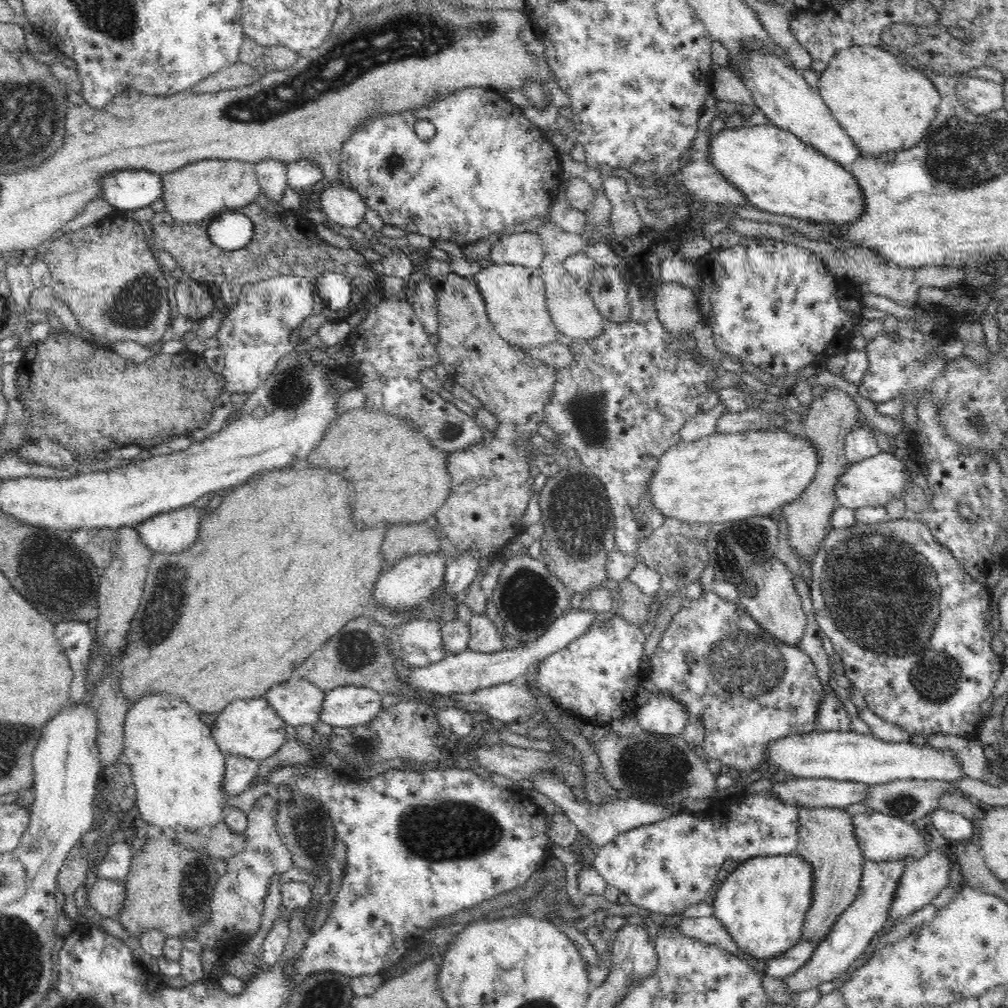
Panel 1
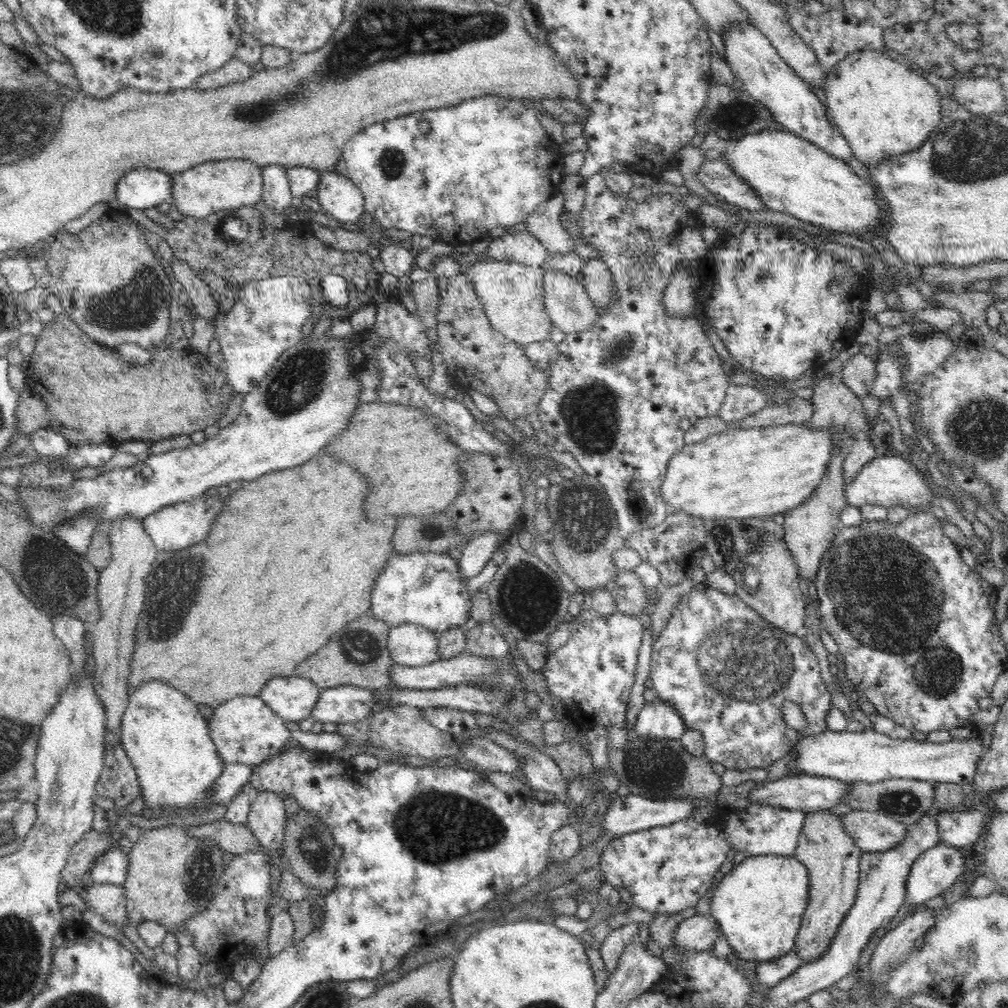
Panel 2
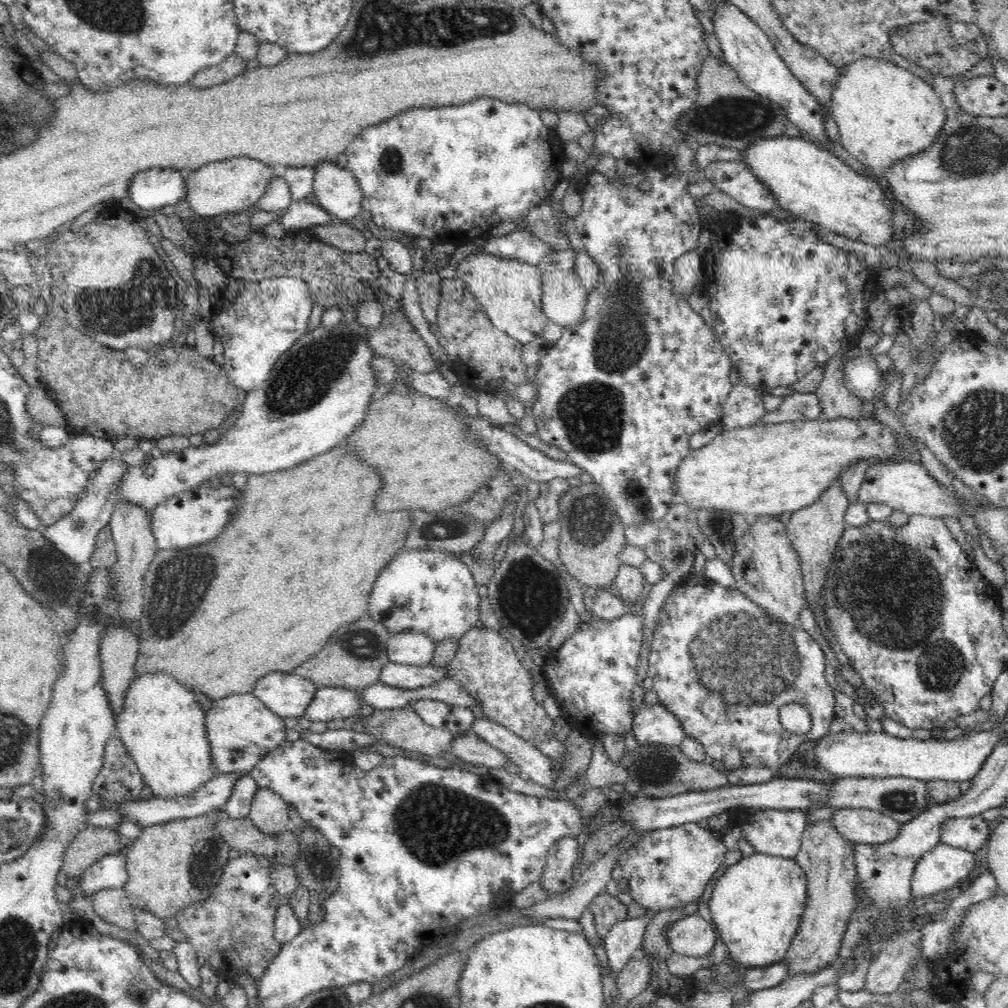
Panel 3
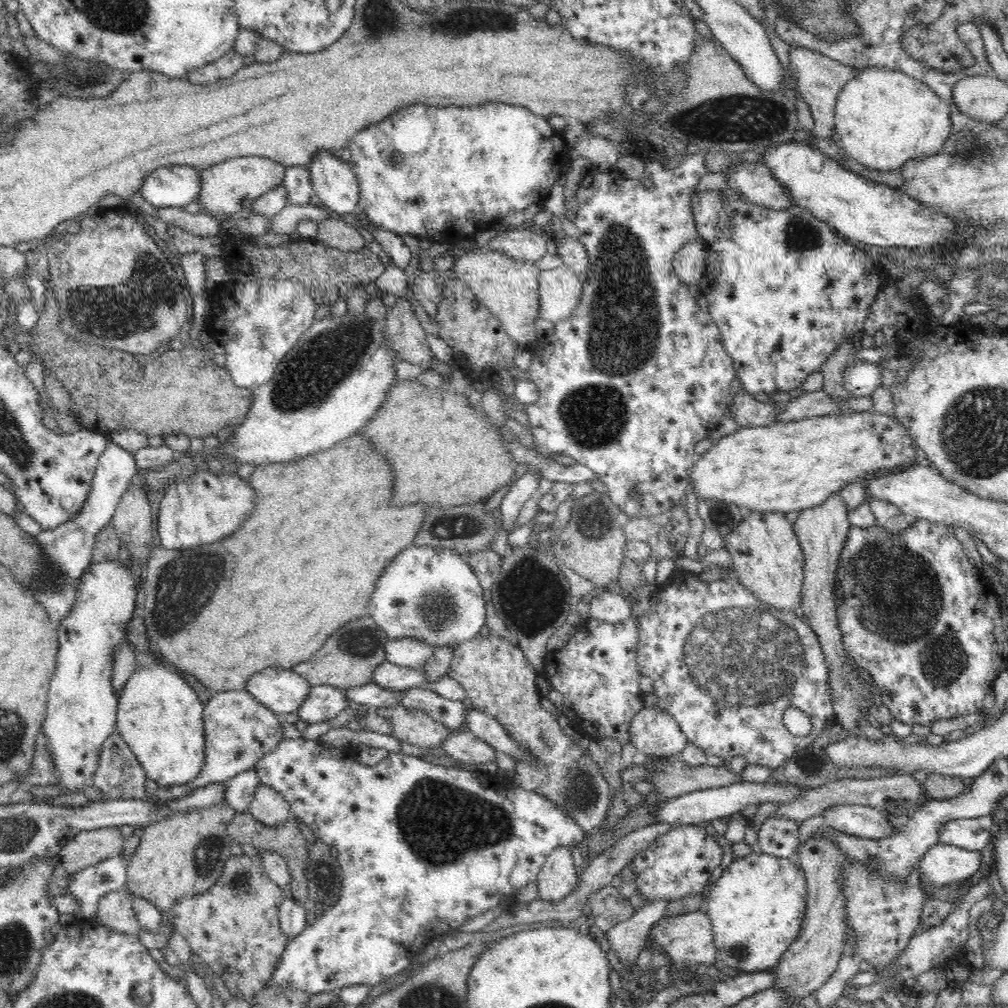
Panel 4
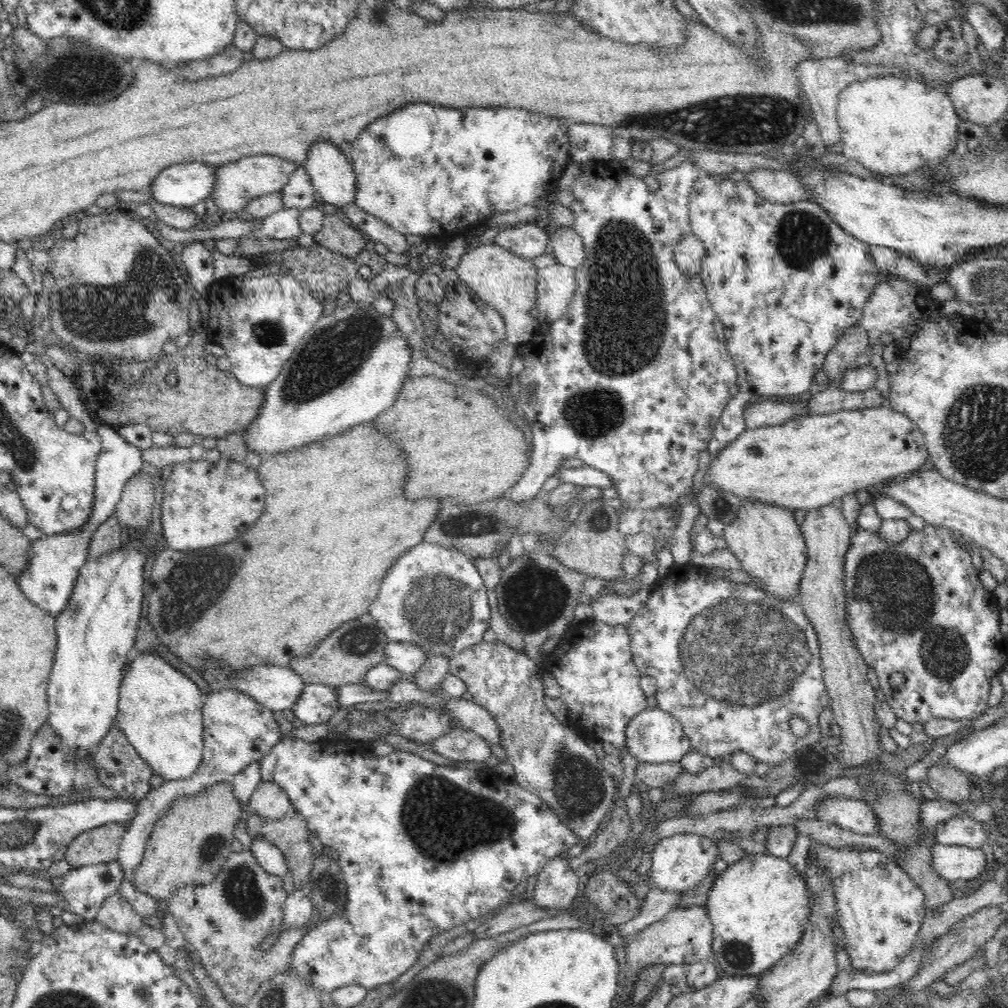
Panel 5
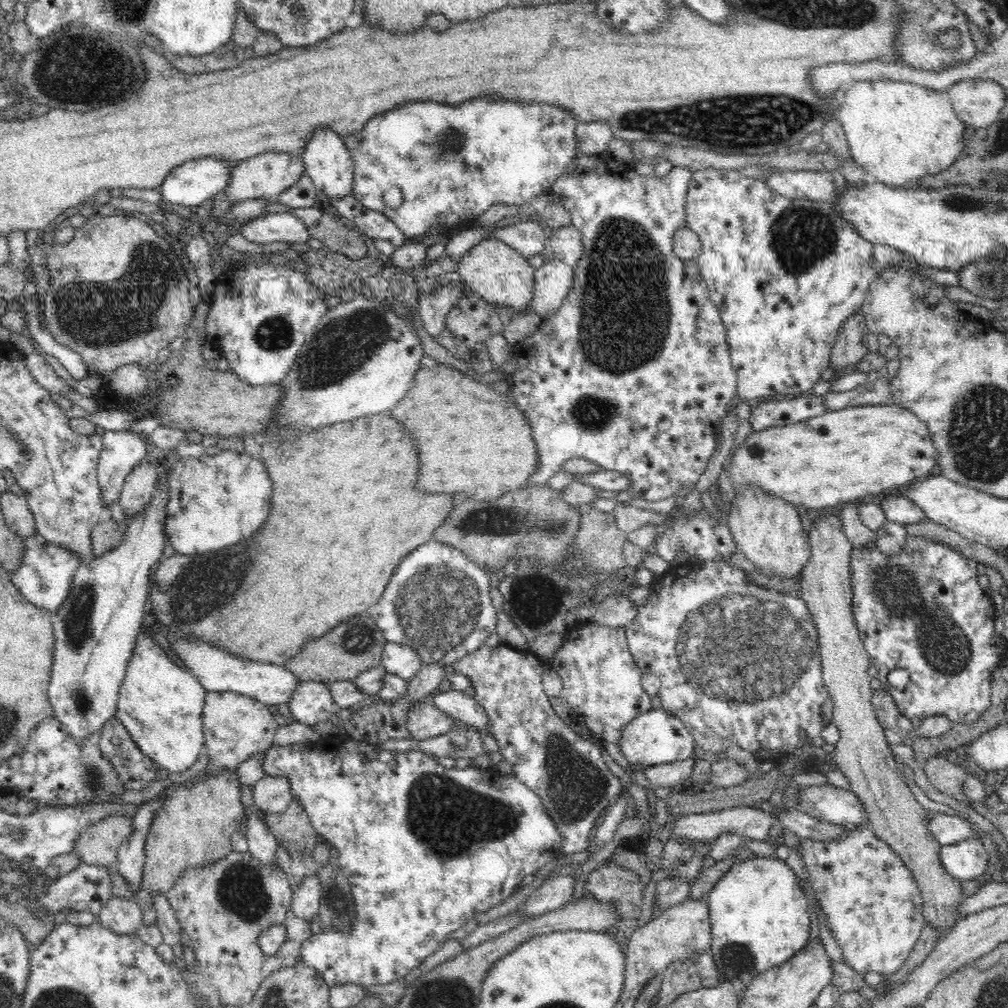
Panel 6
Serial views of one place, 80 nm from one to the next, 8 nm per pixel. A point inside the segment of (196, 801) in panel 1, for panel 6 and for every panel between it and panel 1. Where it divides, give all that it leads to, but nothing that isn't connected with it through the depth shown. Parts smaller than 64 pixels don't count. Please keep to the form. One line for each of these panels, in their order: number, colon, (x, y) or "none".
2: (168, 741)
3: (162, 726)
4: (160, 717)
5: (160, 712)
6: (160, 704)

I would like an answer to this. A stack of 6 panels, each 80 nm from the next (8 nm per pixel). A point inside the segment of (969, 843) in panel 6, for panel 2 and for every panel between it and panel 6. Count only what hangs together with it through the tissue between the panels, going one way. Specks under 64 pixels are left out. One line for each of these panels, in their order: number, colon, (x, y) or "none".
2: (937, 868)
3: (941, 868)
4: (942, 864)
5: (953, 863)

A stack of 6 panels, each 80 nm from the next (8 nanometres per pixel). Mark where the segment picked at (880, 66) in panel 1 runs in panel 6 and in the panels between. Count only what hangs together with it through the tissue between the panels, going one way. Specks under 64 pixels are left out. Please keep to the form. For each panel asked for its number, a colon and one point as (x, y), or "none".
2: (884, 108)
3: (883, 112)
4: (884, 117)
5: (894, 125)
6: (900, 132)

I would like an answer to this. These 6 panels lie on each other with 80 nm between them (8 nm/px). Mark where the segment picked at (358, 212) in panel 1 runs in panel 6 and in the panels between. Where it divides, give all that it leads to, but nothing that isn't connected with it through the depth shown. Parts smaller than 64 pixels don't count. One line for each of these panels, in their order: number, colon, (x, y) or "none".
2: (340, 198)
3: (338, 193)
4: (334, 182)
5: (333, 177)
6: (328, 162)

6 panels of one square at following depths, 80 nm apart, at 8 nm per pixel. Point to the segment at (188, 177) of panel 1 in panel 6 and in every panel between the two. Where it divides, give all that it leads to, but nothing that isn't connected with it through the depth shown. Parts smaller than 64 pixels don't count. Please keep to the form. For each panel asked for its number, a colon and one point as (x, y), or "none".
2: (226, 185)
3: (227, 186)
4: (227, 188)
5: (238, 182)
6: (269, 174)

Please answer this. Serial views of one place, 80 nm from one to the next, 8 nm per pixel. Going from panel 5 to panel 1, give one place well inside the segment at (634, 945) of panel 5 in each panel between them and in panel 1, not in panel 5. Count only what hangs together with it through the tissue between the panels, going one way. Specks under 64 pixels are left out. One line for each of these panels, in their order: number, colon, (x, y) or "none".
1: (709, 930)
2: (696, 933)
3: (692, 935)
4: (688, 938)

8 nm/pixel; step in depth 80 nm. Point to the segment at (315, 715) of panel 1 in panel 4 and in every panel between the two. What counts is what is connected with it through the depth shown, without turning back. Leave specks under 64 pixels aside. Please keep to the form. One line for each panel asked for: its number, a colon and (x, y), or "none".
2: (293, 698)
3: (288, 695)
4: (283, 691)

